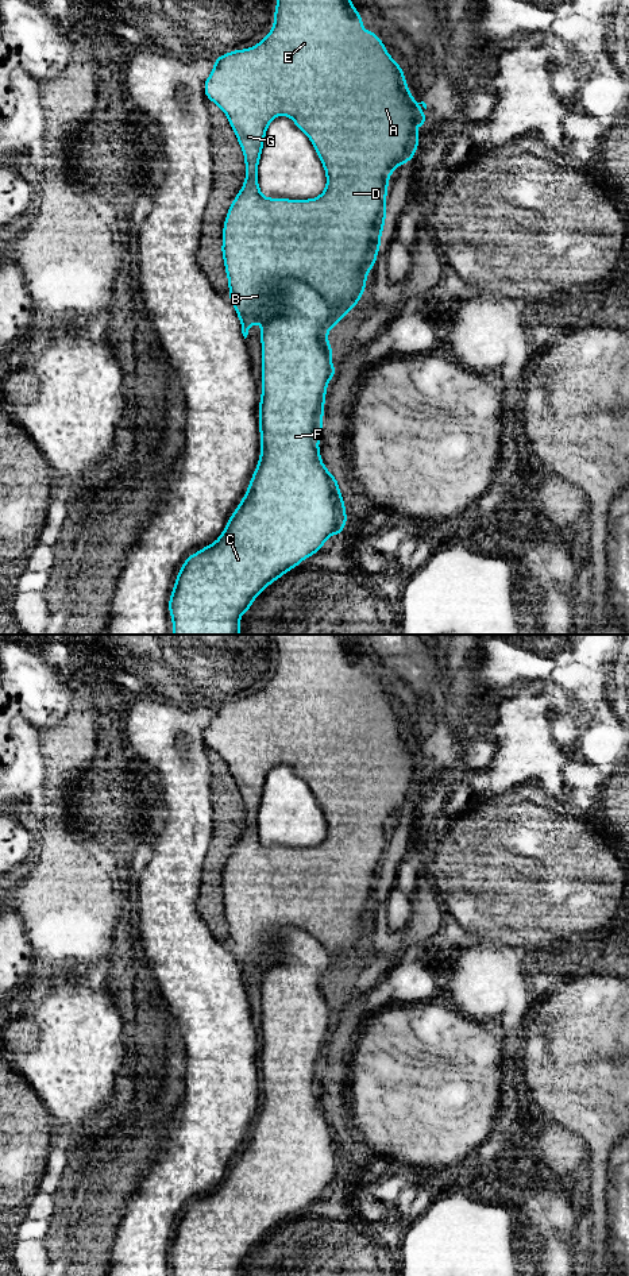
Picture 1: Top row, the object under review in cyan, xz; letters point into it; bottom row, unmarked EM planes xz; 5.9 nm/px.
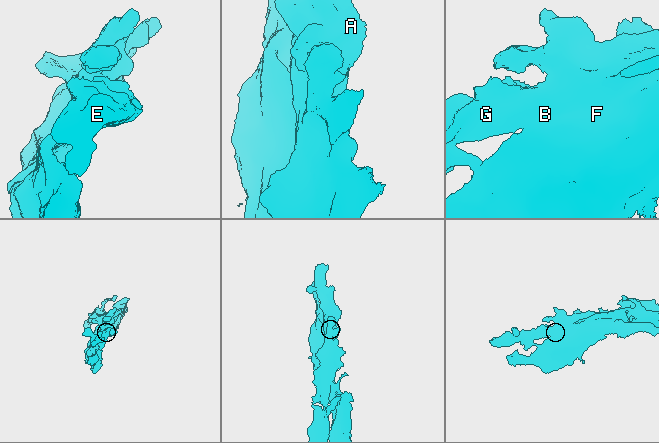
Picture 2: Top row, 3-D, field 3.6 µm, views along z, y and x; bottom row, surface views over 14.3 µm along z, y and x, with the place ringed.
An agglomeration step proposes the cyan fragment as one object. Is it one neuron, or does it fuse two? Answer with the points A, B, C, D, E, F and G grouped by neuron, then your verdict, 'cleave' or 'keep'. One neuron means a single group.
groups A B D E G / C F; cleave

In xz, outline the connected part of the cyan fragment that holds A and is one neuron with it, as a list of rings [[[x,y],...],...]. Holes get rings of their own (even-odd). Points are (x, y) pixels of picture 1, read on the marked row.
[[[277,0],[273,19],[274,27],[258,45],[216,57],[213,70],[204,82],[204,93],[207,99],[213,101],[227,115],[244,154],[246,181],[227,212],[221,244],[224,267],[228,277],[229,301],[239,316],[244,339],[248,335],[250,327],[269,315],[277,301],[278,288],[285,280],[301,281],[317,290],[332,309],[333,325],[340,323],[341,319],[358,305],[366,289],[366,275],[375,267],[375,259],[381,248],[381,235],[387,216],[385,203],[390,174],[397,166],[413,161],[414,153],[421,142],[418,139],[420,132],[414,131],[413,126],[418,124],[422,128],[427,126],[427,112],[420,112],[417,109],[420,104],[427,109],[427,104],[424,101],[417,103],[416,99],[410,96],[412,89],[405,85],[406,78],[404,77],[405,73],[401,65],[395,63],[394,58],[389,55],[377,32],[370,32],[368,30],[362,28],[363,19],[354,8],[354,3],[351,0]],[[279,115],[293,119],[297,128],[310,139],[324,166],[327,188],[317,198],[298,201],[281,197],[265,198],[261,193],[258,185],[258,163],[263,149],[263,140],[270,122]]]

